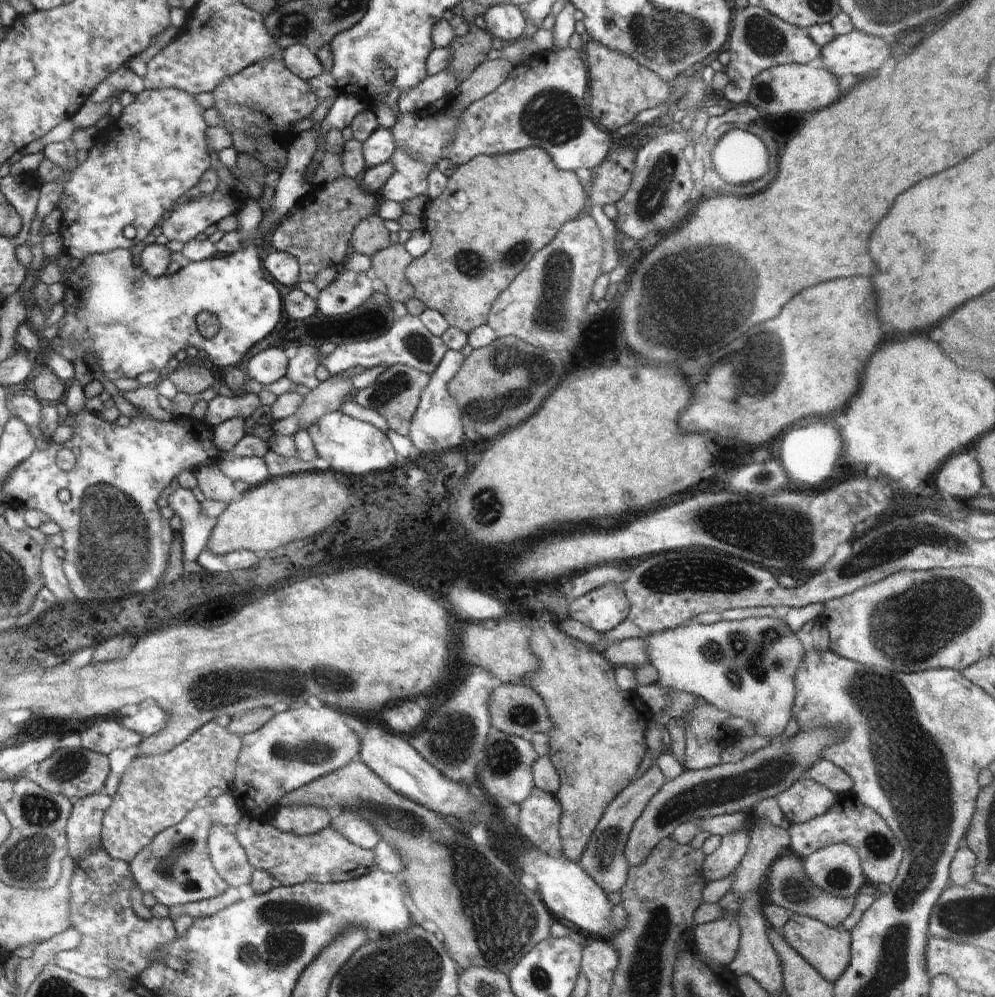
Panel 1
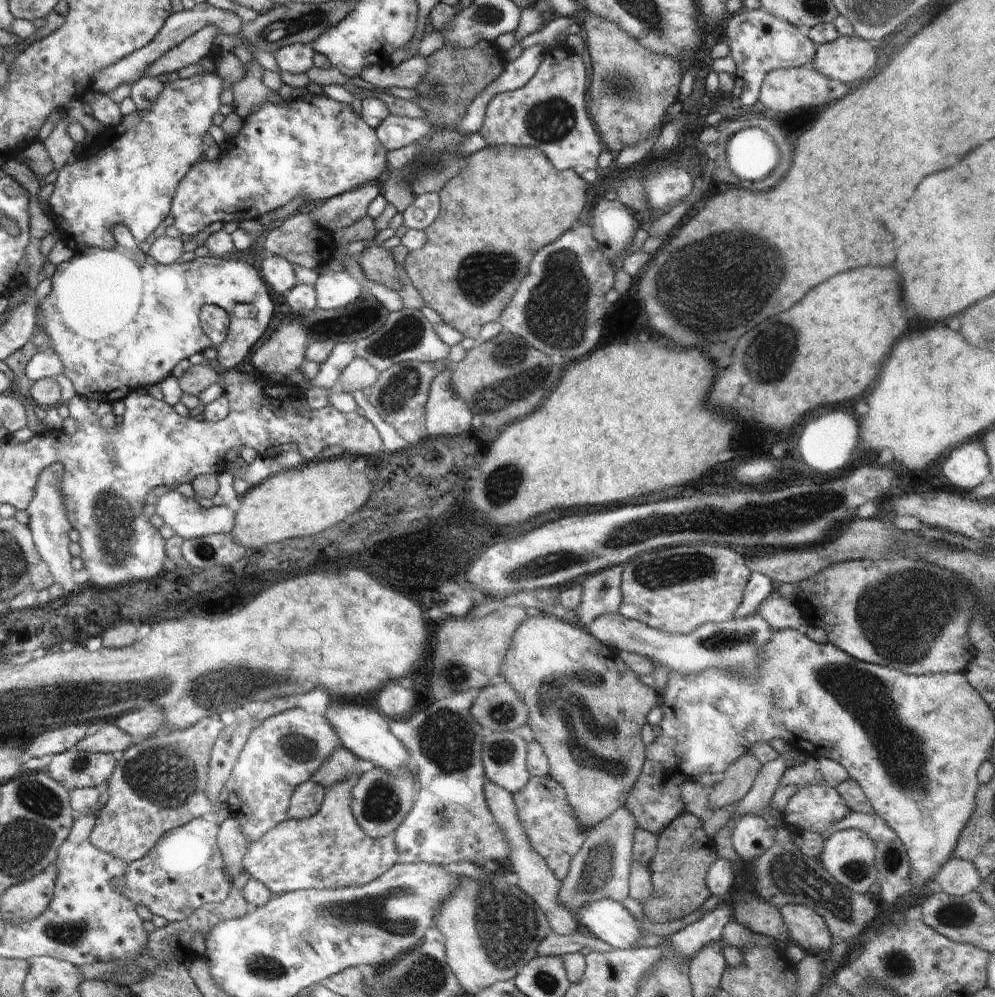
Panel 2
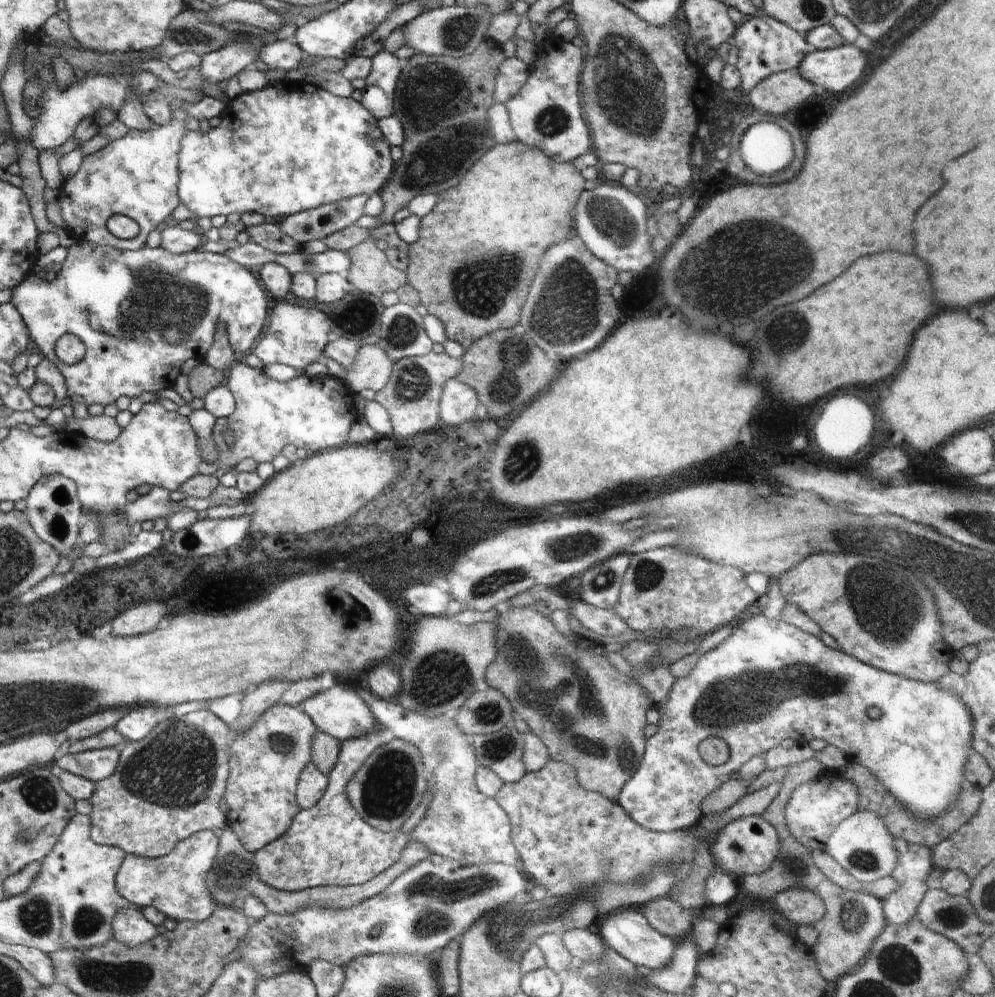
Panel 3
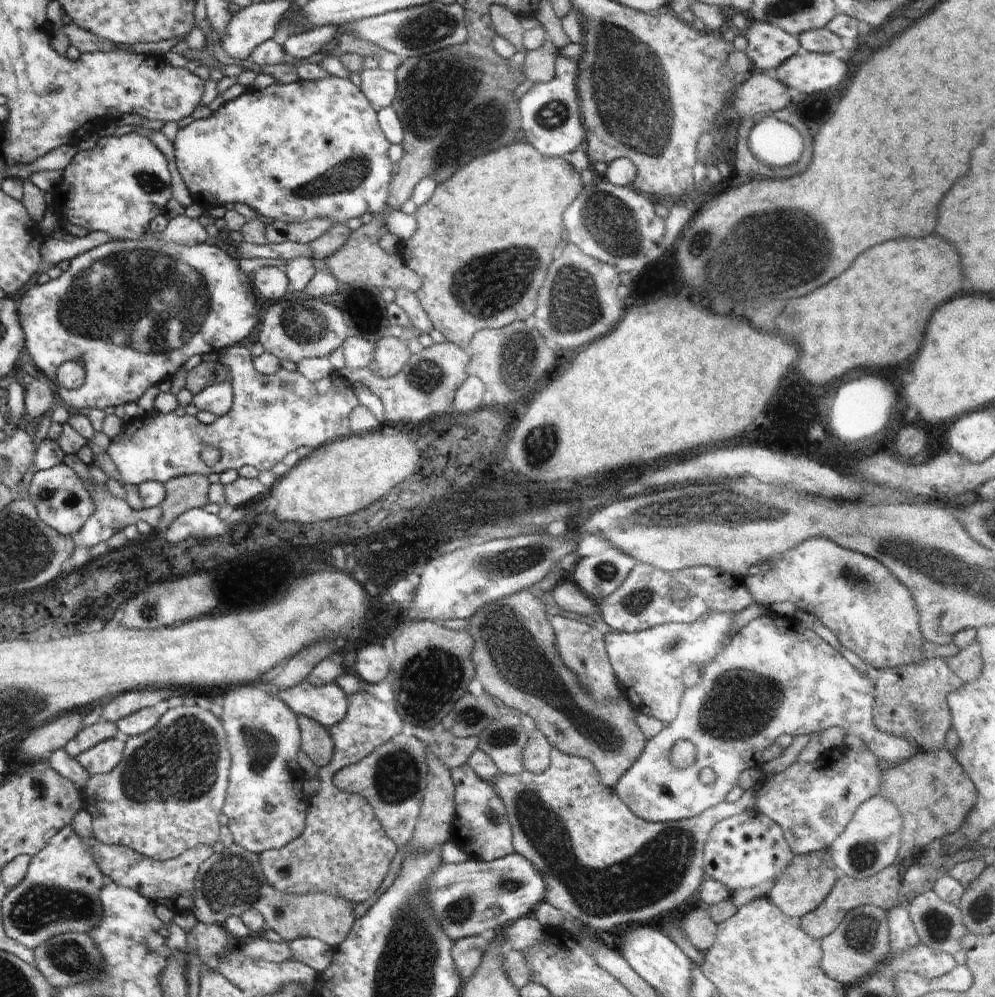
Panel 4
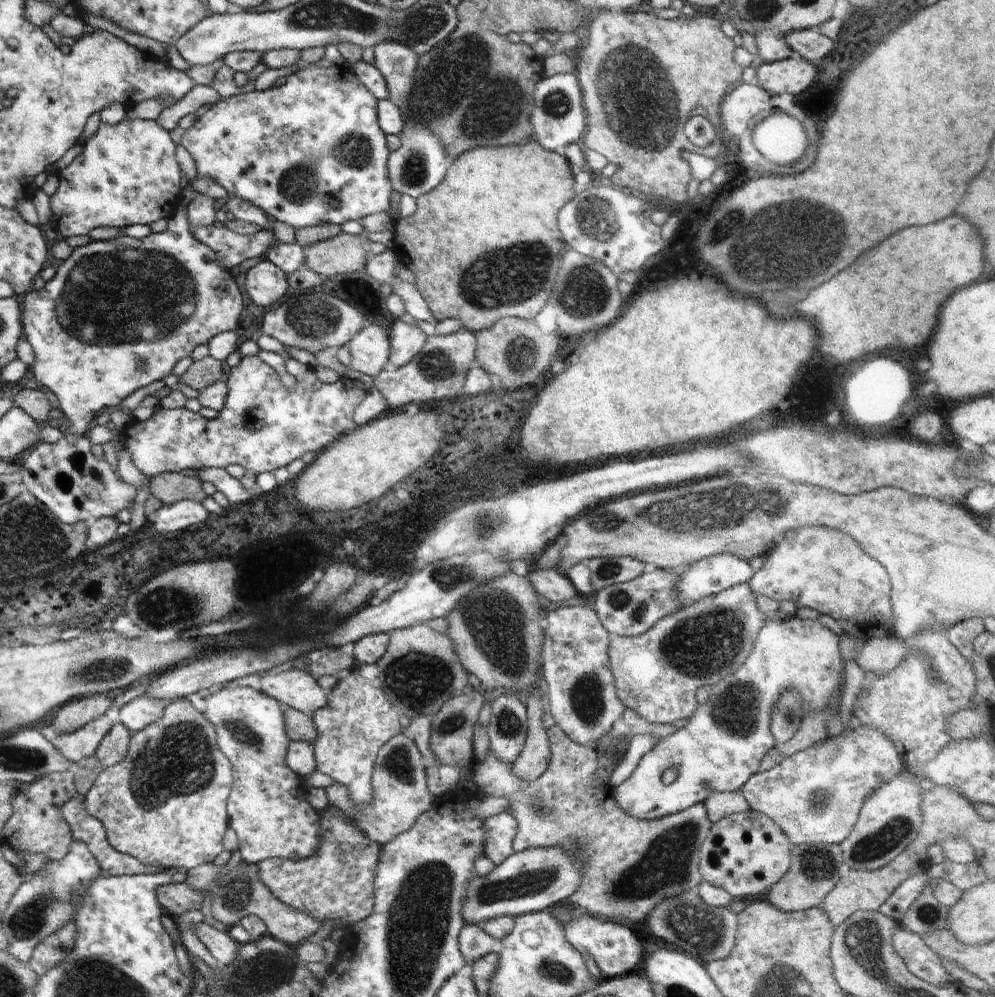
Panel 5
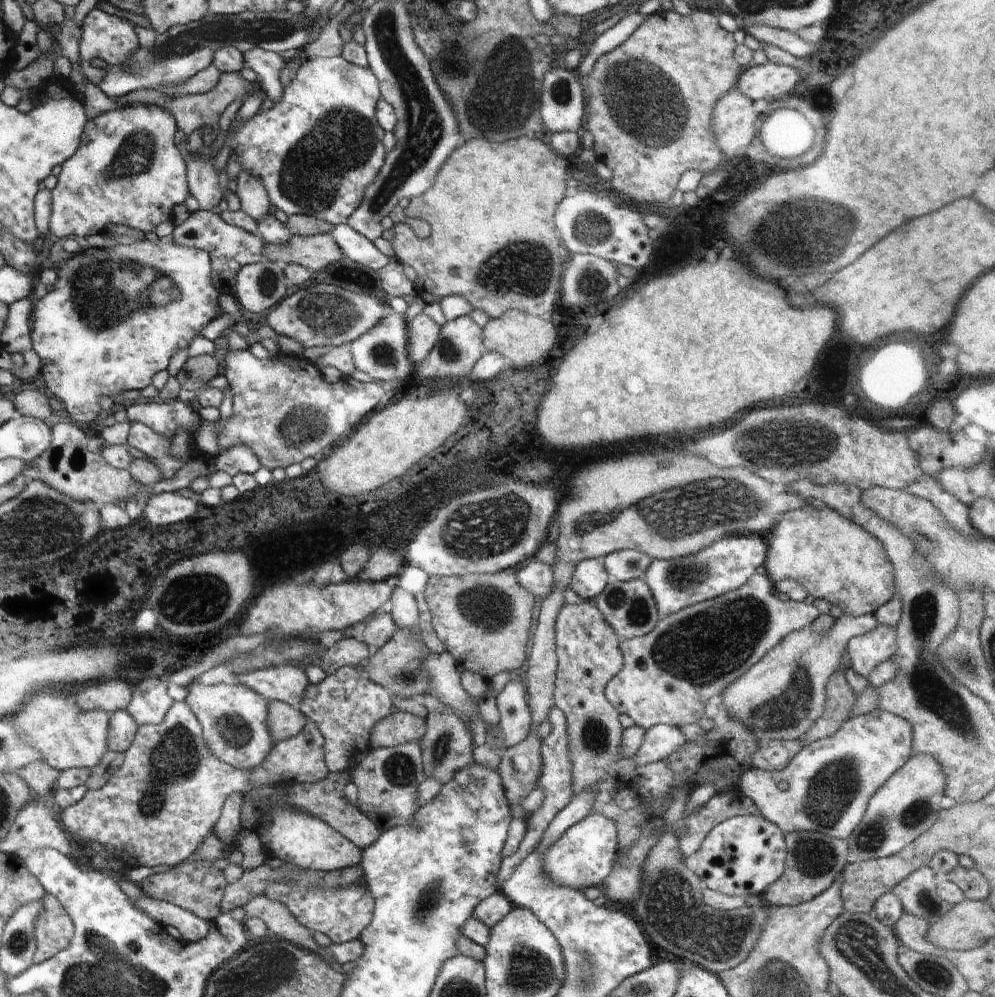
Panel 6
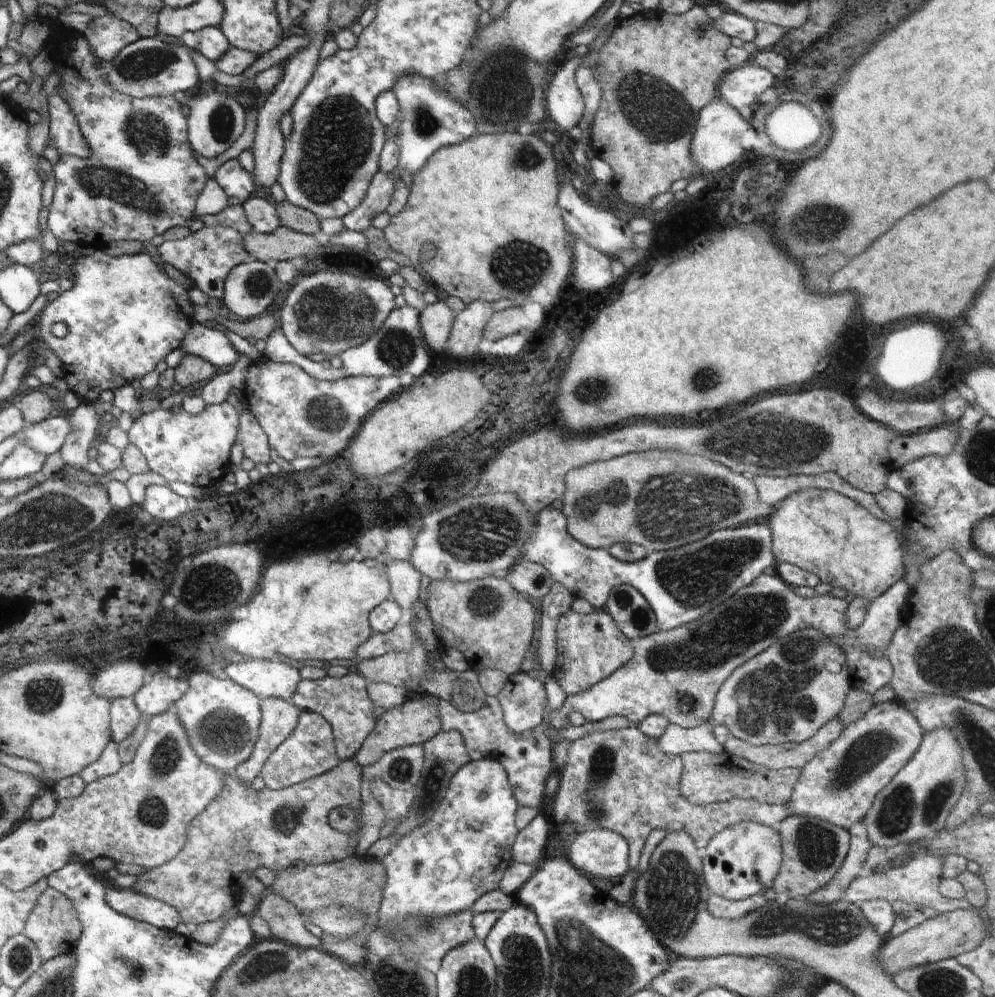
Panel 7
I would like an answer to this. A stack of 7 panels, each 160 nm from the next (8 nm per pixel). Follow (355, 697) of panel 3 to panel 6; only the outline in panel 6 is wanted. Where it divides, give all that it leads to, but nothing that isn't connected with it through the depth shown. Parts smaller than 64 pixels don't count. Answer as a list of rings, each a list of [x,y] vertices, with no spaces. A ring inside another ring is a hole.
[[[280,663],[237,674],[237,679],[249,689],[271,701],[298,706],[309,685],[305,670],[292,664]]]

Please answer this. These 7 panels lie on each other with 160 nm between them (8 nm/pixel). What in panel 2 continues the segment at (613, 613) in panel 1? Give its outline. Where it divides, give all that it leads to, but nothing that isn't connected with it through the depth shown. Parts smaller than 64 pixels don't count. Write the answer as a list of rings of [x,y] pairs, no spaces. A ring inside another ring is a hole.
[[[613,566],[581,581],[580,622],[586,627],[604,613],[618,613],[622,604],[621,574],[624,566]]]

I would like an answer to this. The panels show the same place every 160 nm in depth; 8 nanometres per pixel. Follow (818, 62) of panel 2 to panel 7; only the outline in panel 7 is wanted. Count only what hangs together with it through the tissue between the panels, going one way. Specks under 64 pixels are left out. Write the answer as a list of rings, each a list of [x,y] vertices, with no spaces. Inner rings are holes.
[[[748,64],[742,68],[738,67],[729,71],[723,81],[719,83],[718,95],[736,110],[754,104],[757,108],[760,104],[756,98],[766,88],[773,86],[774,78],[775,76],[771,72],[759,66]]]

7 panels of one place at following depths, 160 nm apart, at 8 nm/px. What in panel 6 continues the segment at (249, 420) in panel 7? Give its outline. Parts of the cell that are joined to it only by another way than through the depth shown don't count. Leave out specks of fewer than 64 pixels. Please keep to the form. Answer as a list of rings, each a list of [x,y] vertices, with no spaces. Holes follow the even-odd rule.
[[[238,443],[226,448],[214,458],[216,470],[223,470],[234,476],[238,473],[254,474],[262,463],[251,446]]]

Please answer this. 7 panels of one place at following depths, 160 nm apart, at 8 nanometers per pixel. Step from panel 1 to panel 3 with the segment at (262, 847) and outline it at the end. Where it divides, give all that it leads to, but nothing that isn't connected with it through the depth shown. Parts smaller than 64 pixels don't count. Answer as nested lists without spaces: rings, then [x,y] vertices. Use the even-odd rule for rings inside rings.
[[[380,724],[375,733],[340,743],[337,762],[327,774],[328,786],[320,800],[310,808],[300,810],[284,836],[253,853],[262,881],[281,891],[301,891],[326,885],[361,885],[377,877],[401,857],[409,836],[399,830],[385,833],[370,826],[360,818],[345,791],[347,782],[372,751],[394,738],[392,730]]]

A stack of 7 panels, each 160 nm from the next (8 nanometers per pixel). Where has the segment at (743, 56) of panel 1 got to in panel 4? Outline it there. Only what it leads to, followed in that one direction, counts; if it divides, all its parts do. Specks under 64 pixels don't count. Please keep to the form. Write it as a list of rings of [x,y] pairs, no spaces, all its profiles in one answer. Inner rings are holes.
[[[754,20],[751,23],[743,34],[748,41],[744,52],[751,60],[753,70],[773,73],[780,64],[800,52],[798,36],[770,23]]]

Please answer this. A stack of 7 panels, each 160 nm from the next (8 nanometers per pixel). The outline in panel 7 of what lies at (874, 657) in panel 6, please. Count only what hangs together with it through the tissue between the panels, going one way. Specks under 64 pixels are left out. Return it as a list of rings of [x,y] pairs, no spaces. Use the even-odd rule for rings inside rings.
[[[762,573],[752,584],[742,587],[739,591],[736,591],[735,595],[727,598],[724,603],[719,604],[709,613],[705,613],[702,619],[669,631],[657,630],[651,635],[635,640],[633,642],[634,654],[624,666],[615,670],[607,679],[593,684],[585,691],[567,696],[564,704],[559,709],[548,711],[544,724],[549,729],[561,731],[566,727],[572,726],[570,719],[568,719],[568,714],[576,710],[576,712],[580,712],[584,716],[586,721],[593,722],[618,715],[628,719],[634,726],[638,725],[647,716],[659,714],[666,715],[670,722],[684,728],[700,726],[711,717],[716,693],[736,668],[753,656],[765,651],[780,637],[785,637],[796,629],[810,627],[820,631],[824,636],[832,639],[843,648],[853,686],[872,695],[879,688],[891,682],[893,668],[889,660],[872,658],[866,648],[874,646],[885,650],[895,630],[900,626],[900,613],[909,595],[910,588],[907,580],[898,580],[884,594],[870,601],[862,624],[858,628],[852,628],[849,627],[849,622],[845,617],[849,603],[843,598],[828,594],[816,594],[814,597],[803,598],[794,593],[793,589],[778,575],[771,576],[770,574]]]

